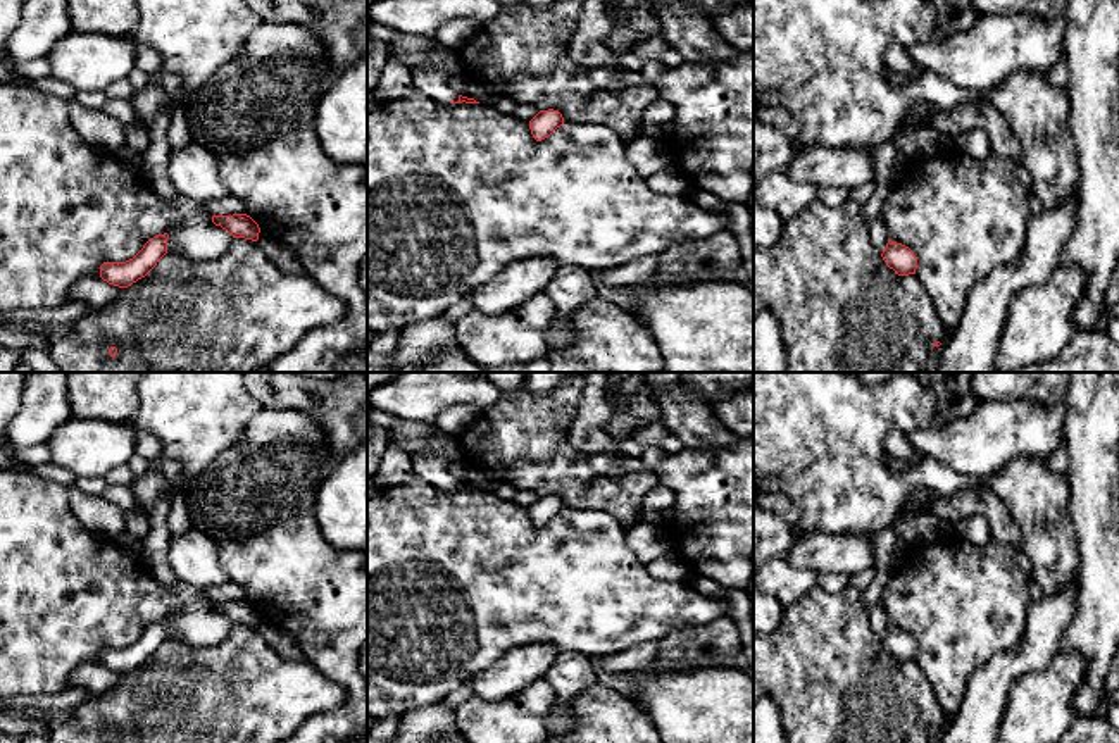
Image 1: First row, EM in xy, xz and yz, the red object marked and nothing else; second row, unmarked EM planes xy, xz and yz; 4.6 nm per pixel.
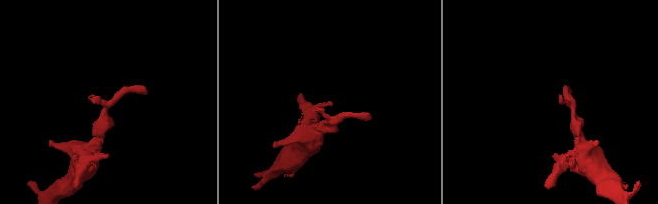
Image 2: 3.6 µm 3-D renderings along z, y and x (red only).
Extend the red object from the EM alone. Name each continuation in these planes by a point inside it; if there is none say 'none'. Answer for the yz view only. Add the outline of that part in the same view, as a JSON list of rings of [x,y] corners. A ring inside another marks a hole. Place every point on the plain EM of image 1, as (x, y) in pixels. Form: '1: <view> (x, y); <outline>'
none

